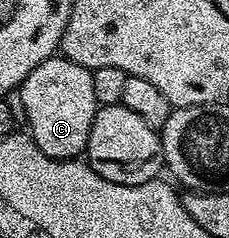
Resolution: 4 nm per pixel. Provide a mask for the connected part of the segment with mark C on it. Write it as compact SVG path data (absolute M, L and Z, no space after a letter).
M56 55L45 59L23 80L17 98L23 104L25 126L32 143L47 157L58 161L74 161L87 152L89 127L93 127L95 113L100 105L93 95L93 75L90 69L73 63L67 57Z

